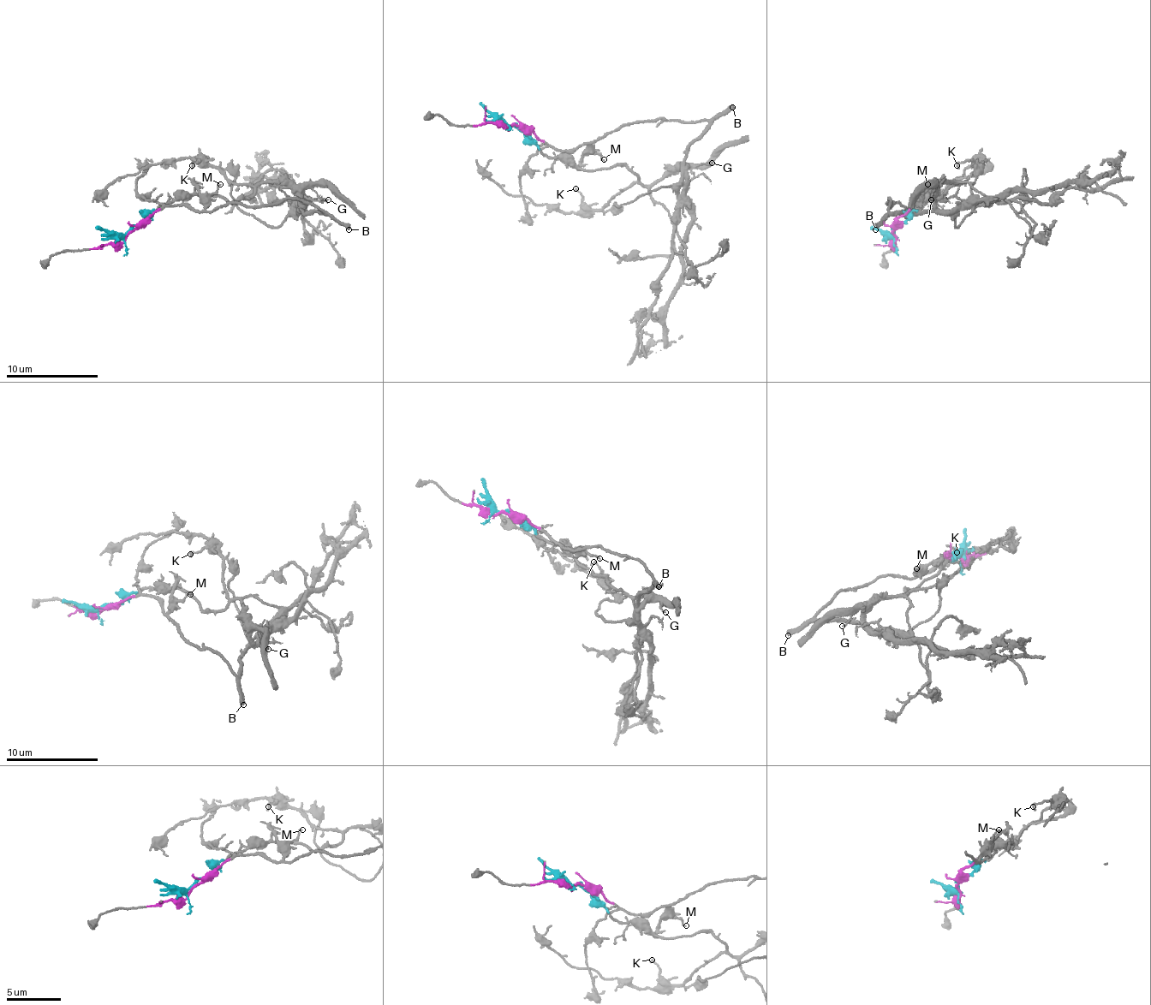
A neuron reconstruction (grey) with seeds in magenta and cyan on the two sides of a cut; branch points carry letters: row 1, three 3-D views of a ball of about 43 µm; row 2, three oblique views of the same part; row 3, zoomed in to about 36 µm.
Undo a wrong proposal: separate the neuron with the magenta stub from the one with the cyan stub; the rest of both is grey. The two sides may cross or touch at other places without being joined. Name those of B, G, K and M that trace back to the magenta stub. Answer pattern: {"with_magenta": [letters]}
{"with_magenta": ["B", "M"]}

